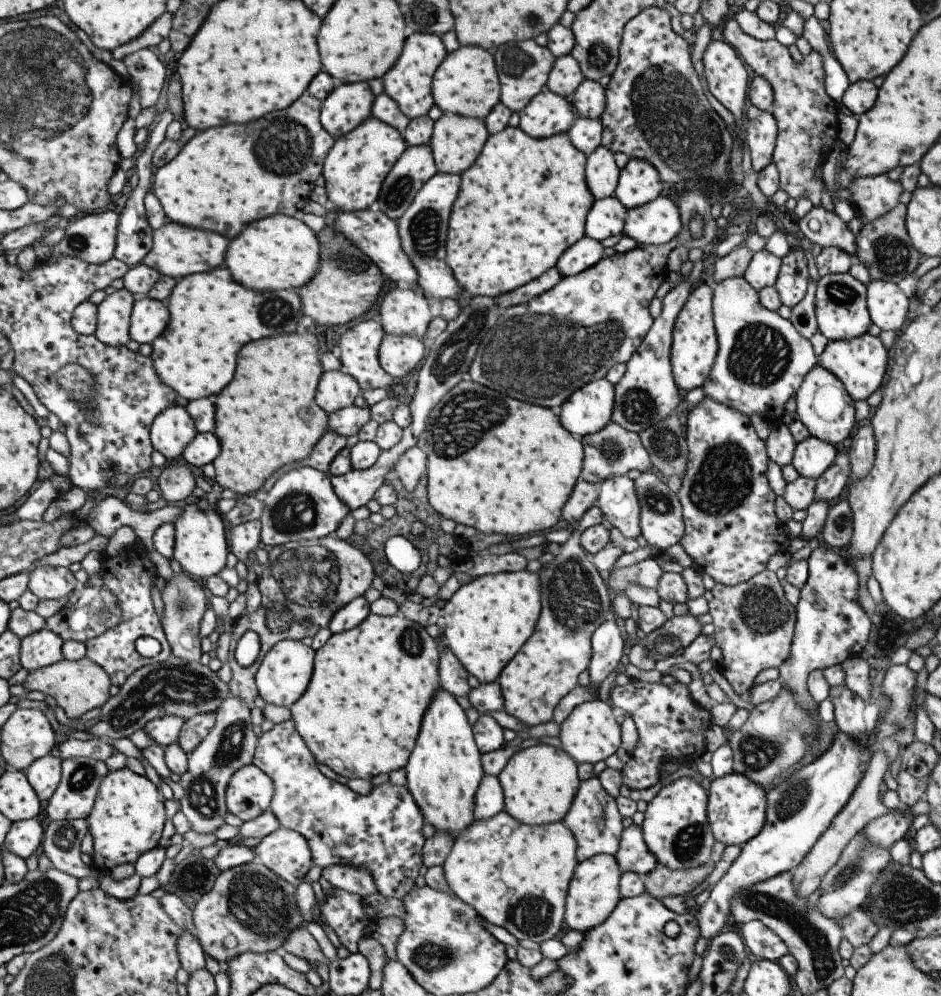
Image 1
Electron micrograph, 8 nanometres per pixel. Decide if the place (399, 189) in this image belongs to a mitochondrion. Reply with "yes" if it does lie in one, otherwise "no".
yes

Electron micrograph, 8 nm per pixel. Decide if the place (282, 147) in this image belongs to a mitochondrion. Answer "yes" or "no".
yes

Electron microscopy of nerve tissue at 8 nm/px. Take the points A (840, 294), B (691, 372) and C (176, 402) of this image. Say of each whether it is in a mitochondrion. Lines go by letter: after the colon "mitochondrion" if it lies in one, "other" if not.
A: mitochondrion
B: other
C: other

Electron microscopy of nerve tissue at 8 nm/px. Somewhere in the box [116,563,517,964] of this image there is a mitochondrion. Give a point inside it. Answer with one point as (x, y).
(258, 904)

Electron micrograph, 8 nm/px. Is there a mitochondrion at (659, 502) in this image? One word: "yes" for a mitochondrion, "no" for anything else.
yes

